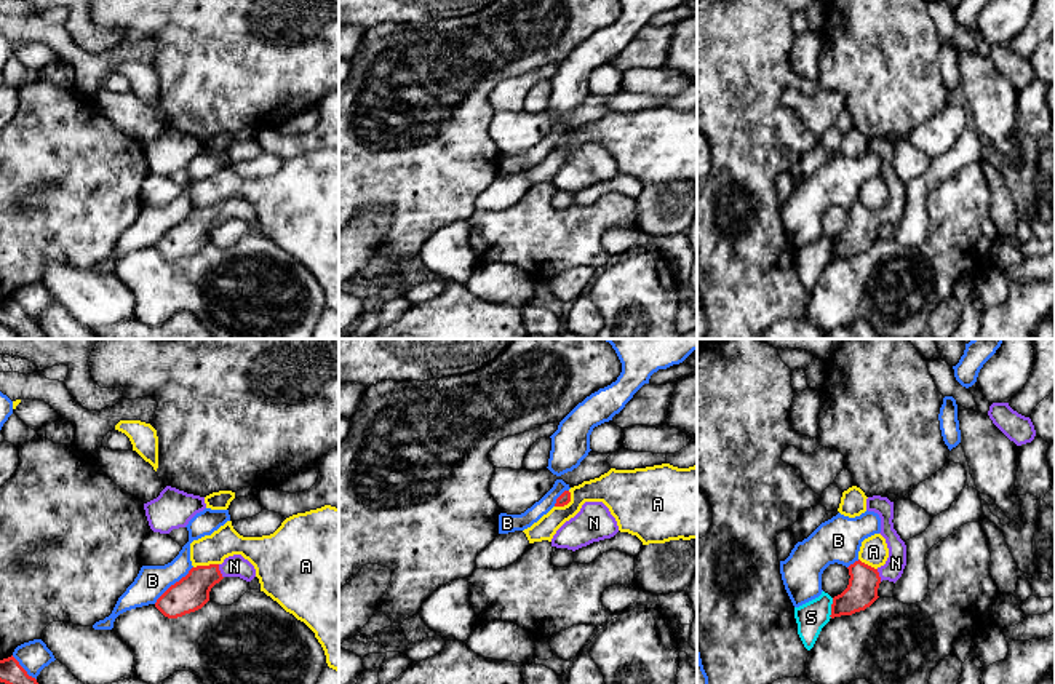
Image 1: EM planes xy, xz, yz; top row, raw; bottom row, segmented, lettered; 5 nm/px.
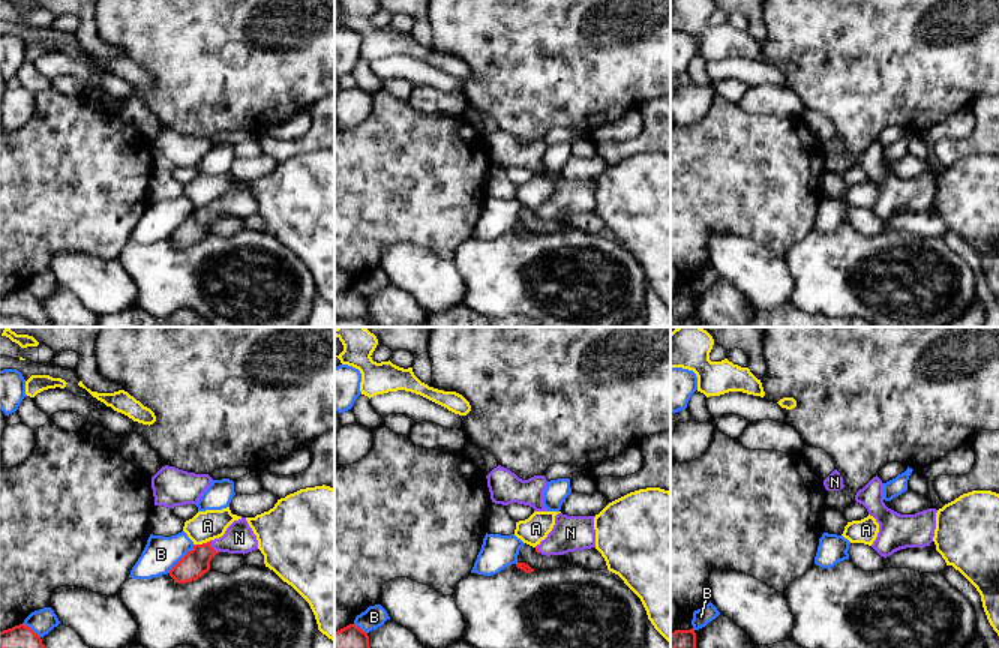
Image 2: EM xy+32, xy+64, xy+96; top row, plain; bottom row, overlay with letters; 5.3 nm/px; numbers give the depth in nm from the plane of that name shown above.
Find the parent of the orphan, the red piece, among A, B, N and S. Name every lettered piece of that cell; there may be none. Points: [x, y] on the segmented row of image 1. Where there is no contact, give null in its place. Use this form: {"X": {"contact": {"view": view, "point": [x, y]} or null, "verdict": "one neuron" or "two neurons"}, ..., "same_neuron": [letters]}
{"A": {"contact": {"view": "xz", "point": [566, 504]}, "verdict": "two neurons"}, "B": {"contact": {"view": "xy", "point": [175, 584]}, "verdict": "two neurons"}, "N": {"contact": {"view": "xy", "point": [219, 571]}, "verdict": "one neuron"}, "S": {"contact": {"view": "yz", "point": [832, 608]}, "verdict": "two neurons"}, "same_neuron": ["N"]}

